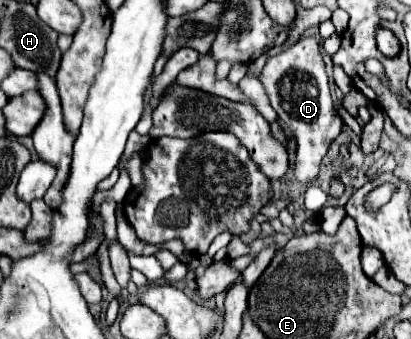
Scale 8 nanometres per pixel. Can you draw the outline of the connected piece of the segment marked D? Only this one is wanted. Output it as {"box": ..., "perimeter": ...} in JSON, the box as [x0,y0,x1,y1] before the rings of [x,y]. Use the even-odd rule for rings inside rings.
{"box":[262,37,342,187],"perimeter":[[[300,37],[300,41],[270,57],[262,69],[262,83],[270,97],[270,105],[278,113],[280,125],[290,131],[296,139],[296,165],[294,177],[308,187],[318,177],[320,161],[326,155],[330,141],[340,133],[342,119],[336,115],[332,107],[332,97],[328,89],[328,75],[320,53],[320,43],[314,37]]]}

